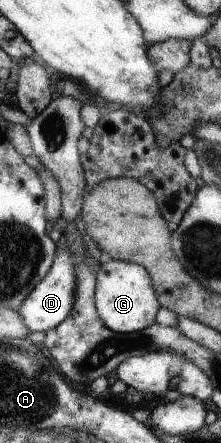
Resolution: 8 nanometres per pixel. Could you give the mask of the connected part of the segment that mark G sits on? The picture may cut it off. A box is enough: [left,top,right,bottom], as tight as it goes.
[96,259,160,335]

